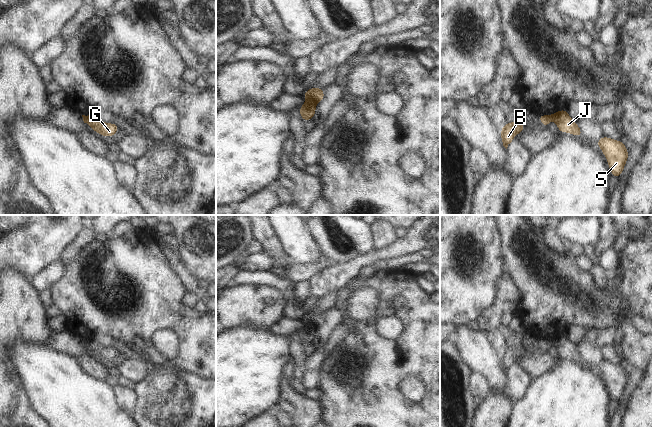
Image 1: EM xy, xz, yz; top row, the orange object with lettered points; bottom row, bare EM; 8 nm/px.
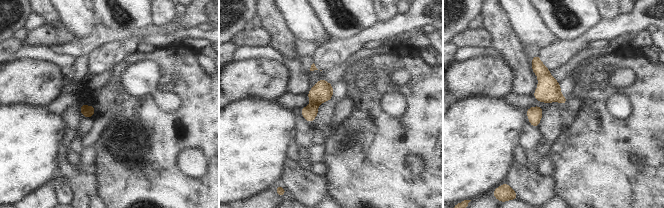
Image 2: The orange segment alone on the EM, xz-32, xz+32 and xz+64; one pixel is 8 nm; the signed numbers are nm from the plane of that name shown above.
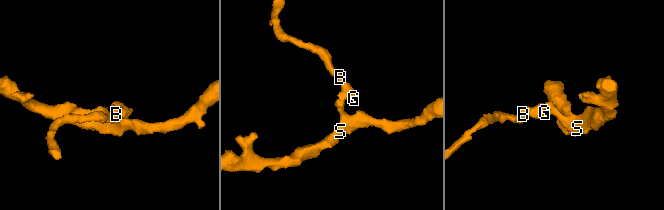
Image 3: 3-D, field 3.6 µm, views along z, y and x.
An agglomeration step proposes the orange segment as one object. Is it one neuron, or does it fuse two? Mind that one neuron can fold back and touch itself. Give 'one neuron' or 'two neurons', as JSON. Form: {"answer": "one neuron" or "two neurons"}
{"answer": "two neurons"}

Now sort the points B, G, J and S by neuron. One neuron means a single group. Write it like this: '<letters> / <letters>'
B G / J S

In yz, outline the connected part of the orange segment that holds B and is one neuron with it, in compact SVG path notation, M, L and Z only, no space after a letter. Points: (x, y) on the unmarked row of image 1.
M521 344L506 348L501 353L501 364L503 370L507 373L508 369L514 364L514 360L523 356L524 347Z

